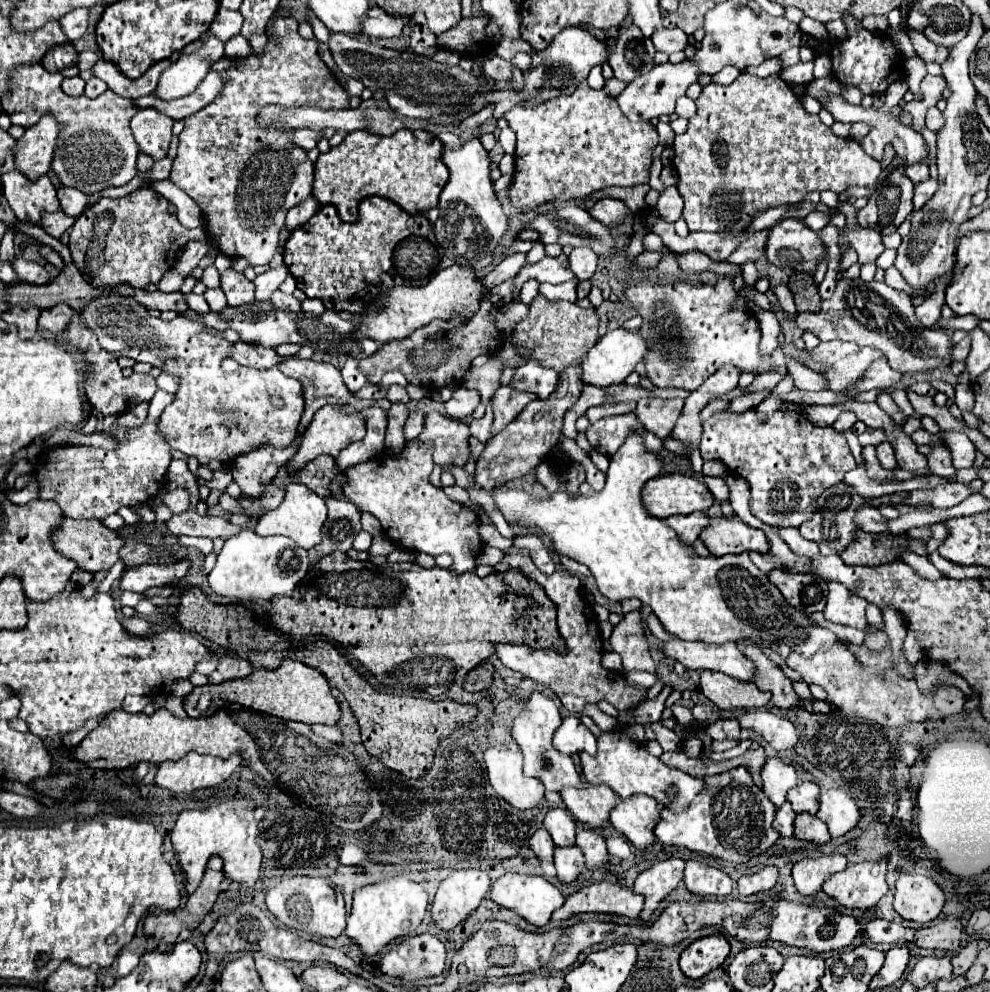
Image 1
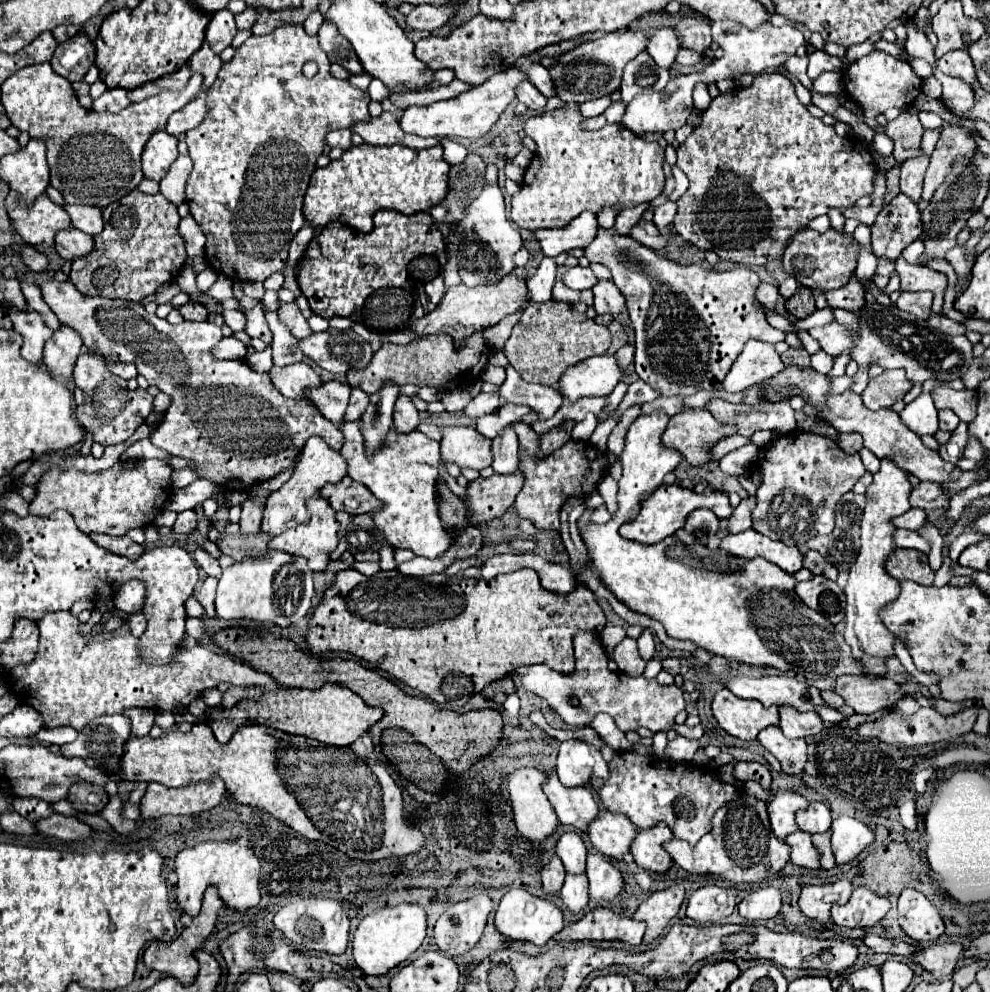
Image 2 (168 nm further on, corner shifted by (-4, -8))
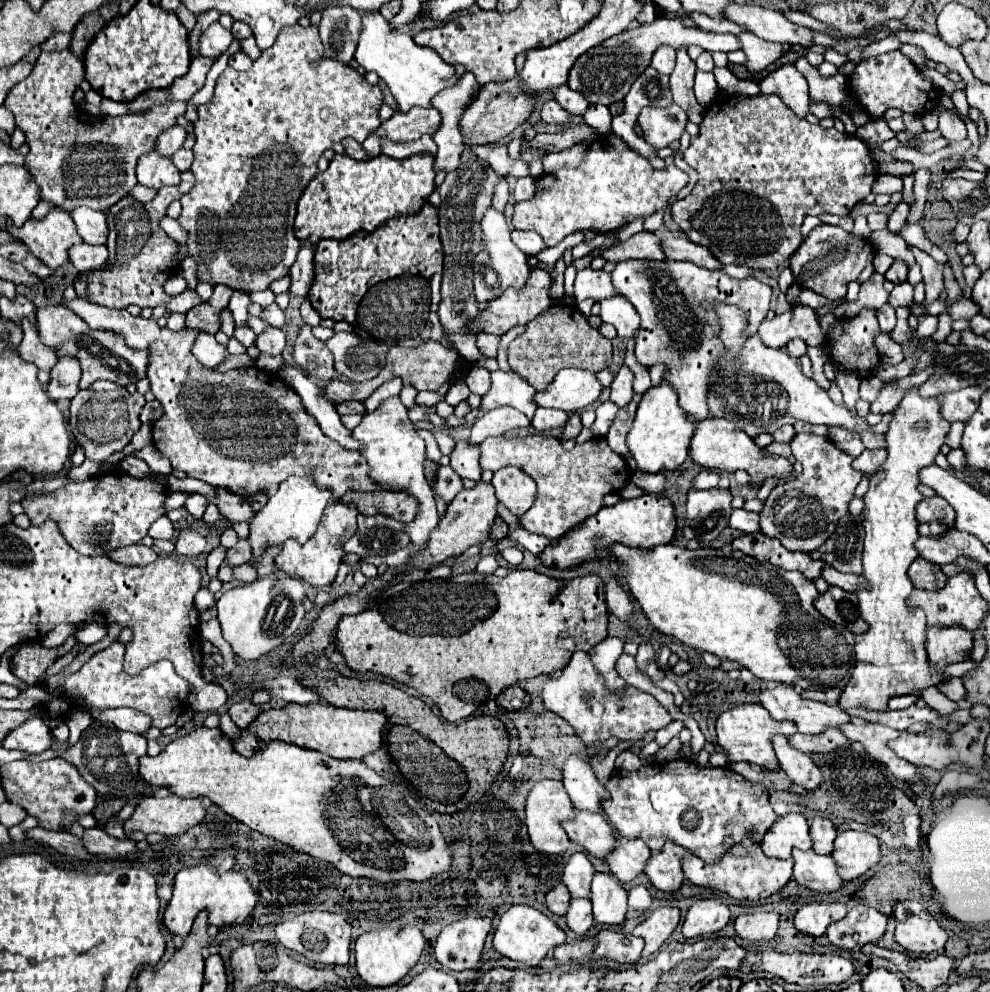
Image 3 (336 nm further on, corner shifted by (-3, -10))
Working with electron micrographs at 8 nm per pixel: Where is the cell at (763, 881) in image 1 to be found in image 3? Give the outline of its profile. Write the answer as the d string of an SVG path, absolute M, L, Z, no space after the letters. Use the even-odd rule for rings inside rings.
M755 910L751 914L739 914L735 918L735 930L741 938L763 944L765 940L773 938L777 934L779 926L779 914L773 910Z

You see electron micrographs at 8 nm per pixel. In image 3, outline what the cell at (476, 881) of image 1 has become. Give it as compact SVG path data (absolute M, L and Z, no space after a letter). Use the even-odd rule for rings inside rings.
M467 916L447 924L435 942L435 958L453 972L477 968L489 930L491 918L487 916Z

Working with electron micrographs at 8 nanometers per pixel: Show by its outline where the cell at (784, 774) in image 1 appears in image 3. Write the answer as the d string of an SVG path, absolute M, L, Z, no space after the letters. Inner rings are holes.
M799 812L779 816L777 822L763 836L761 848L771 858L791 858L793 848L809 850L811 840L805 816Z

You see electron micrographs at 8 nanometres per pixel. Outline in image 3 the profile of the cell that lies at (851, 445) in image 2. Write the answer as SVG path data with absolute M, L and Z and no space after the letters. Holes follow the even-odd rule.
M863 450L863 454L859 454L853 460L853 468L871 476L877 468L881 468L883 462L885 462L885 450Z

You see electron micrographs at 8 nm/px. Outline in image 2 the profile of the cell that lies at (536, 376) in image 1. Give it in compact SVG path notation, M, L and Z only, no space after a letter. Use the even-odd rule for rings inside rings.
M506 366L506 374L506 382L500 388L500 394L506 402L528 404L542 418L552 418L556 410L562 406L562 396L556 388L530 384L522 380L522 376L512 366Z

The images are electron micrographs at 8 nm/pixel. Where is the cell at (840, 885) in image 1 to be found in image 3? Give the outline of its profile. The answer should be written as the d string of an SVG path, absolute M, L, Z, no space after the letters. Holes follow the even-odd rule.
M857 902L849 908L843 920L829 924L827 938L833 946L845 950L857 950L867 942L875 942L885 932L887 916L865 902Z

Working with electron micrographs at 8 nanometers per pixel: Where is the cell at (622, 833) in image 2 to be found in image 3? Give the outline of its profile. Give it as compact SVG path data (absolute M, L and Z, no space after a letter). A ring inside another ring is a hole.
M617 836L615 848L607 854L605 862L609 864L611 874L615 874L619 878L619 882L629 886L629 882L633 882L633 878L639 872L643 872L649 852L651 850L643 840L639 840L639 838L629 840L629 838Z

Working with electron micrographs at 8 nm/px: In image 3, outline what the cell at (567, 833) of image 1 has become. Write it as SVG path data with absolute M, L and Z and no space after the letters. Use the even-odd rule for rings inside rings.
M573 852L563 868L563 882L569 888L571 896L589 898L589 884L593 876L593 864L585 852Z

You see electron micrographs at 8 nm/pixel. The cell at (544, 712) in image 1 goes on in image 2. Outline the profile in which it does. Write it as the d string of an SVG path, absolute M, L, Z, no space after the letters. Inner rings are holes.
M552 772L544 784L544 794L550 800L560 824L586 832L590 822L598 818L598 804L588 788L564 788Z

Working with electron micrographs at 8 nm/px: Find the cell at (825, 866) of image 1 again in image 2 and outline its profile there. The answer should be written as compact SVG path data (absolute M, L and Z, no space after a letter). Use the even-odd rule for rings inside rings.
M840 878L834 884L826 884L826 886L804 886L800 900L798 900L798 906L806 918L816 920L822 928L834 930L842 938L862 940L866 936L866 930L850 934L848 930L838 928L836 924L830 924L832 922L830 908L834 904L846 904L850 900L850 894L852 894L852 884L846 878Z

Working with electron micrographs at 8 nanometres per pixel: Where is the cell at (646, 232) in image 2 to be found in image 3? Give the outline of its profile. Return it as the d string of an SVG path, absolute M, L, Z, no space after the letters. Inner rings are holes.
M681 236L661 238L661 250L669 260L687 260L709 270L717 270L721 266L719 260L715 260L707 248L693 244L689 238L681 238Z

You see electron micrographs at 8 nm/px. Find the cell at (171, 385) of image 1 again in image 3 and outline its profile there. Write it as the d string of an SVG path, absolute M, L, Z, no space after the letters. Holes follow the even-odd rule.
M151 400L151 402L145 404L145 408L141 412L141 422L143 424L153 424L159 416L161 416L161 402L159 400Z

